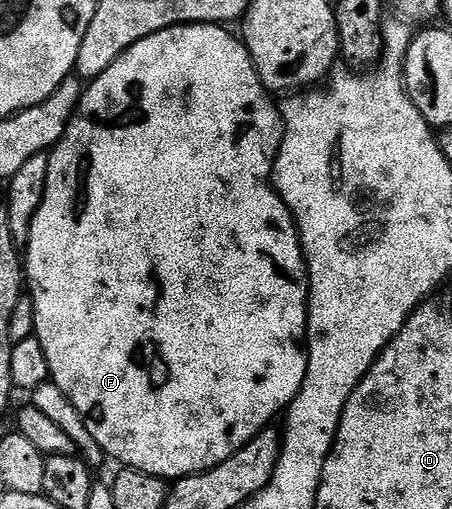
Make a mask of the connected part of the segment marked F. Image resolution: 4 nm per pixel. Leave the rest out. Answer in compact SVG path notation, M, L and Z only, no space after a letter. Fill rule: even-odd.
M183 23L177 27L167 27L129 47L126 54L119 55L112 62L110 69L106 69L106 73L102 73L85 86L84 96L81 97L80 104L76 107L76 114L73 115L66 133L48 155L46 193L42 197L42 205L36 210L30 237L26 244L26 287L32 296L34 305L34 317L36 318L34 337L46 353L46 361L50 365L51 382L56 383L58 389L66 393L74 409L78 409L86 429L90 429L90 437L98 441L98 445L109 460L117 459L121 468L150 473L154 477L169 481L197 475L222 465L222 461L230 461L230 457L234 457L238 449L245 447L255 435L259 435L273 422L272 418L276 414L279 416L290 406L296 394L302 389L308 368L308 356L304 344L308 330L308 262L304 260L300 234L296 228L296 222L292 219L290 209L280 200L272 184L272 167L276 164L276 154L280 152L280 143L284 140L284 117L278 103L272 100L275 99L273 92L264 86L260 75L256 72L256 66L247 47L244 46L243 38L236 36L235 39L228 31L231 30L219 23Z

